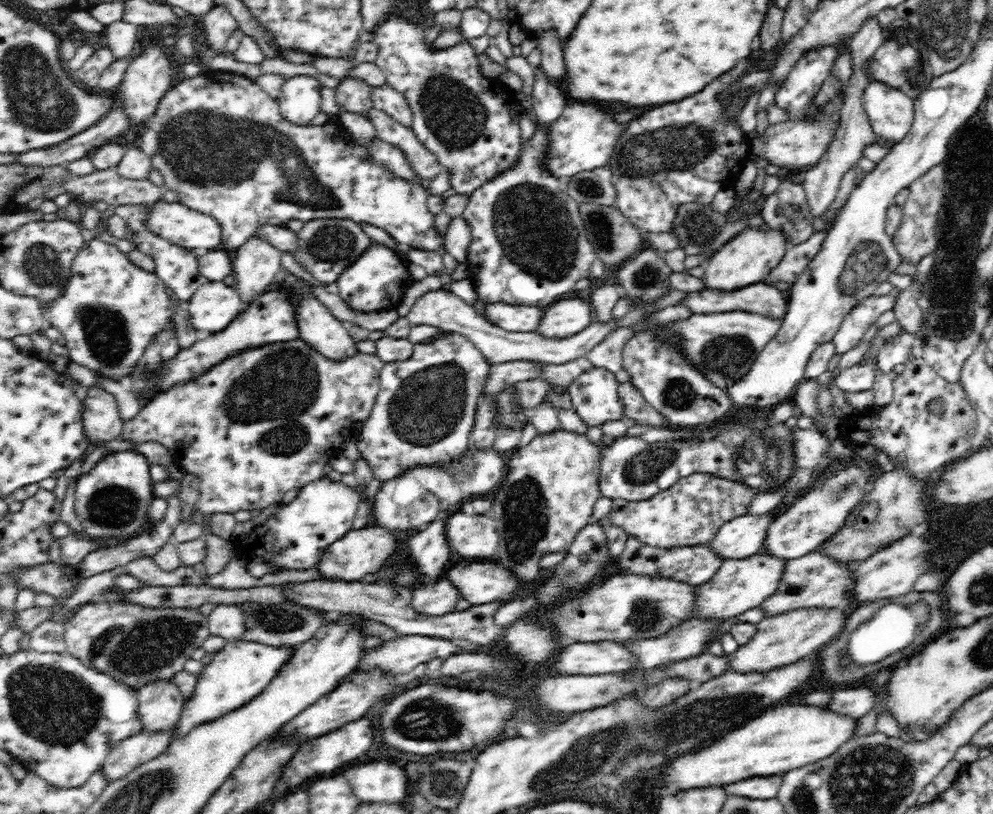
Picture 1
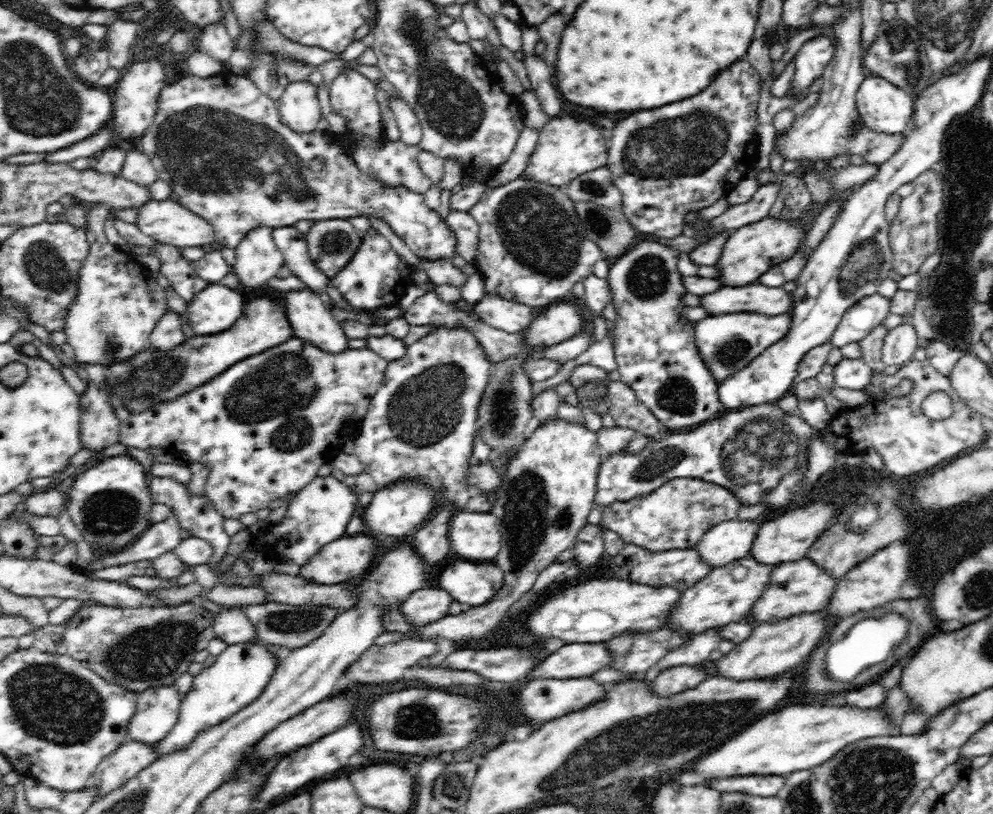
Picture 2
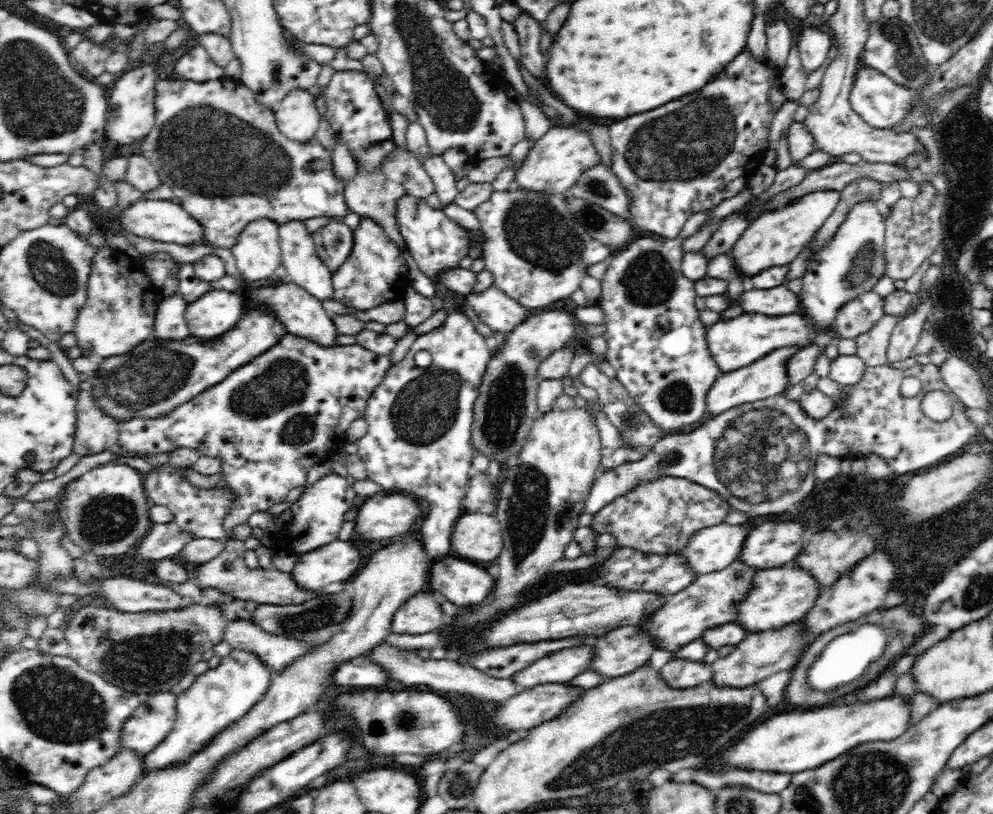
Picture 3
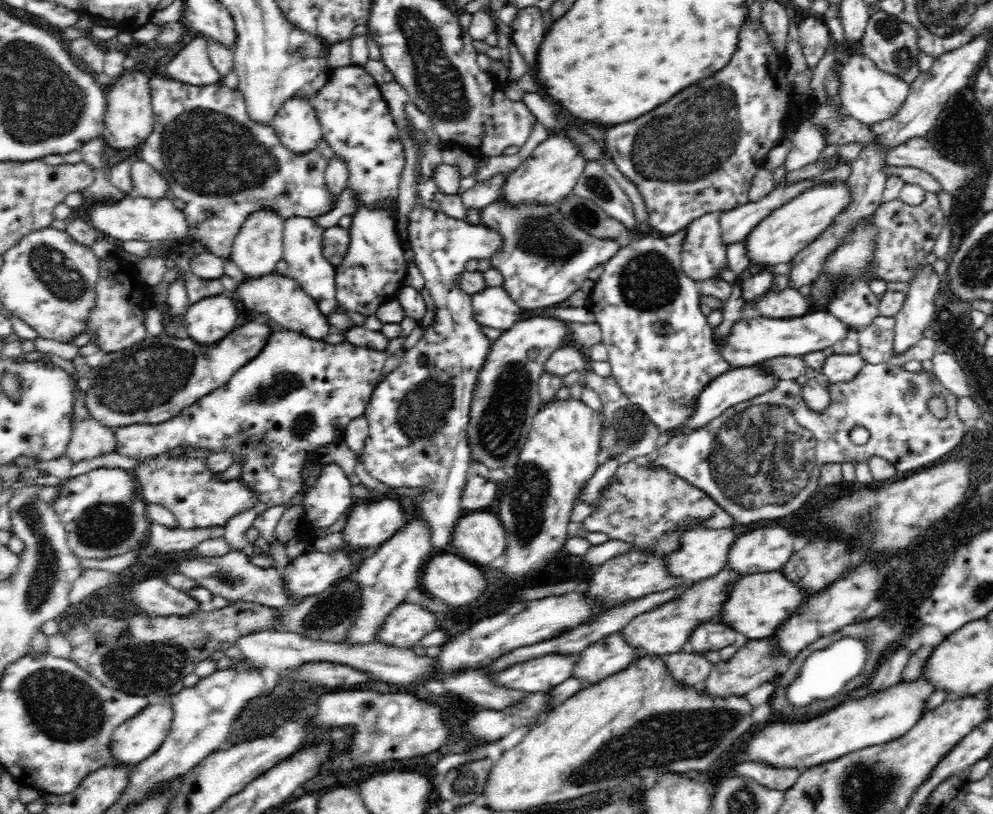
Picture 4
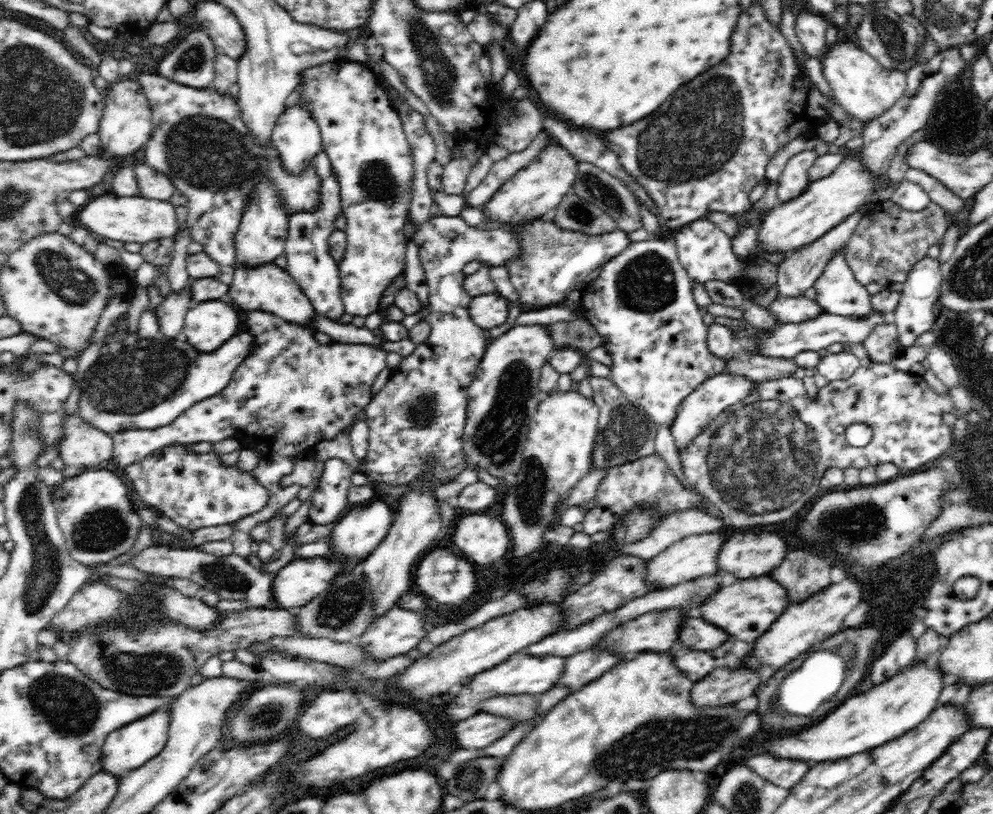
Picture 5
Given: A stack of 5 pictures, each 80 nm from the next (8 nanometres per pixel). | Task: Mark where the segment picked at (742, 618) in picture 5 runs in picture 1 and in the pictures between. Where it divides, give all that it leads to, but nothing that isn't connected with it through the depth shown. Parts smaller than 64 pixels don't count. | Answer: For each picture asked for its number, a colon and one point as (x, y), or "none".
1: (812, 581)
2: (800, 587)
3: (779, 596)
4: (755, 605)

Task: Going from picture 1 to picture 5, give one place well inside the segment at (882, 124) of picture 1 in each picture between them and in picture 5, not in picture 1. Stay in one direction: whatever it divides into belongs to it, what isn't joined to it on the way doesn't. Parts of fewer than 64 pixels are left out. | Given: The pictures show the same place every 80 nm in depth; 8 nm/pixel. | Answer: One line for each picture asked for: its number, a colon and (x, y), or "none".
2: (883, 107)
3: (881, 102)
4: (870, 95)
5: (863, 88)

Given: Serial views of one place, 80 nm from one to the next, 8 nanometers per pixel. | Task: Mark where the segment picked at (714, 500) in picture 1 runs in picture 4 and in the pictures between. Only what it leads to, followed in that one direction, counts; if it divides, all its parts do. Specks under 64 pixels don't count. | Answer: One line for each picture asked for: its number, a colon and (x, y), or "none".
2: (674, 516)
3: (658, 516)
4: (646, 506)

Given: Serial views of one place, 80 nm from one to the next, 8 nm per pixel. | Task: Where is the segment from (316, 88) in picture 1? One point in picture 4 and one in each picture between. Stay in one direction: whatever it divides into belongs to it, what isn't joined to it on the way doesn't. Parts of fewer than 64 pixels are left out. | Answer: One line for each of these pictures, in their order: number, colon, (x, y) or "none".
2: (299, 109)
3: (297, 117)
4: (296, 125)

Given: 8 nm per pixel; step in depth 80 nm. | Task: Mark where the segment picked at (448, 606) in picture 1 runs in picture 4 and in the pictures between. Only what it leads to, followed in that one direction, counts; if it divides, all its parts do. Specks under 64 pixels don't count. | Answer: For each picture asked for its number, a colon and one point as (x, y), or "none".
2: (423, 607)
3: (421, 613)
4: (408, 623)

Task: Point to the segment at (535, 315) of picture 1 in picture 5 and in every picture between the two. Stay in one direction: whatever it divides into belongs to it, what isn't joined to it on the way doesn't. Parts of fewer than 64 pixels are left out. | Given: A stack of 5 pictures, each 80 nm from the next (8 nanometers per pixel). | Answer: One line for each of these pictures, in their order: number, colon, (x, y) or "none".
2: (498, 312)
3: (493, 306)
4: (493, 307)
5: (487, 311)

